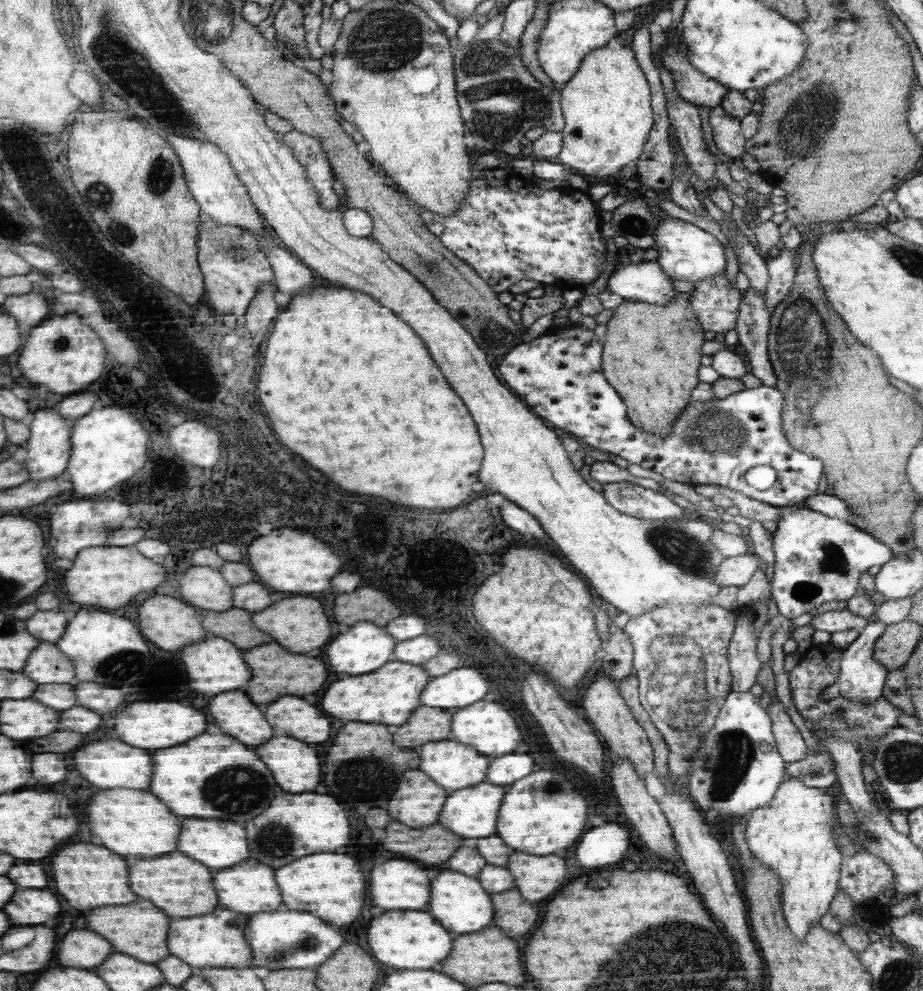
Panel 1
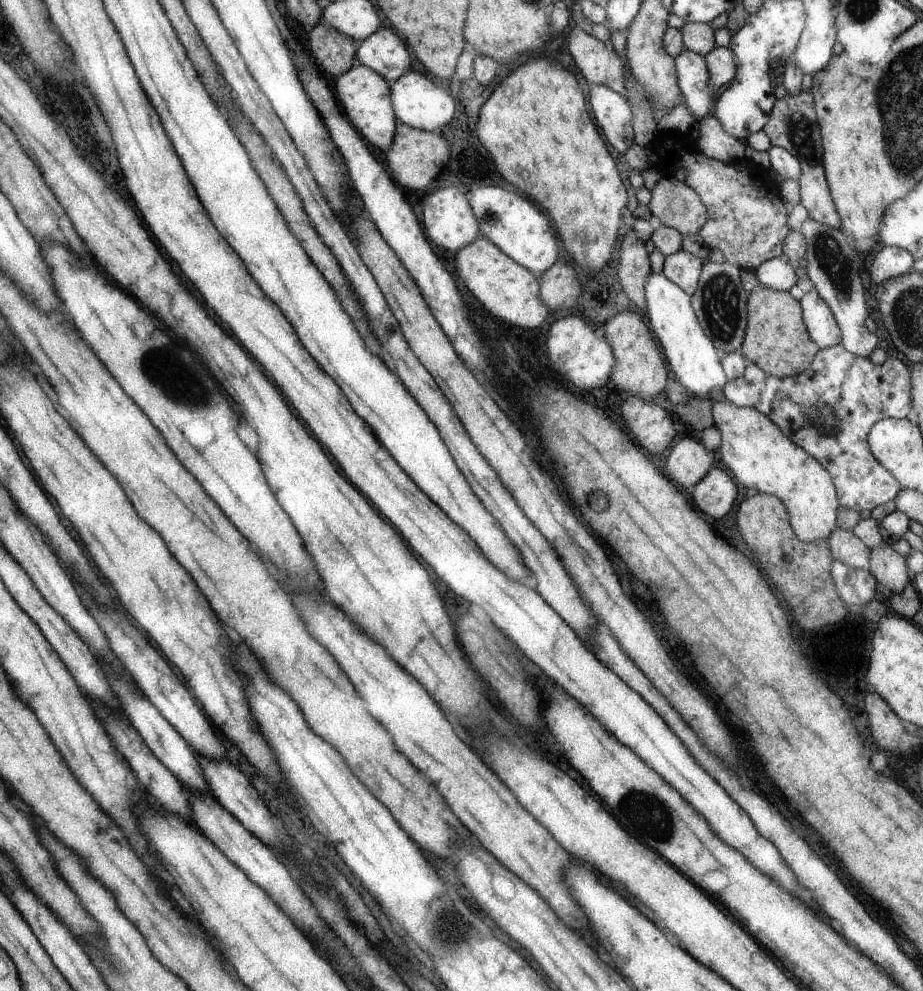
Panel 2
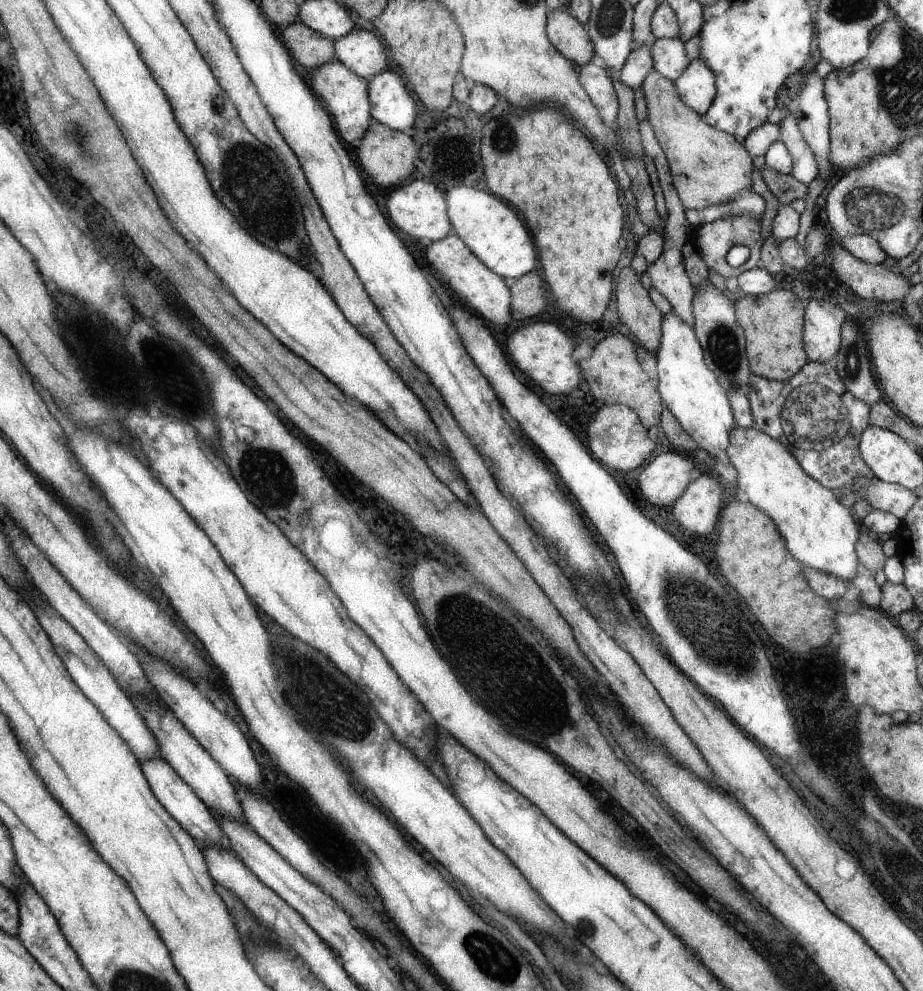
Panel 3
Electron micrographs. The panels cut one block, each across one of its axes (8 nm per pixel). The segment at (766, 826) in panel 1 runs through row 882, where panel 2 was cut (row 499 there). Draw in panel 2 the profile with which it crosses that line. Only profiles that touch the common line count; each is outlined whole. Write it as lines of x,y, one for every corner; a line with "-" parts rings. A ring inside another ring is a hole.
714,401
713,424
721,432
720,460
728,466
729,473
744,488
756,488
760,493
781,498
790,514
795,533
804,542
824,540
838,526
838,502
831,473
819,459
792,442
791,438
772,422
768,415
754,407
739,407
732,403

